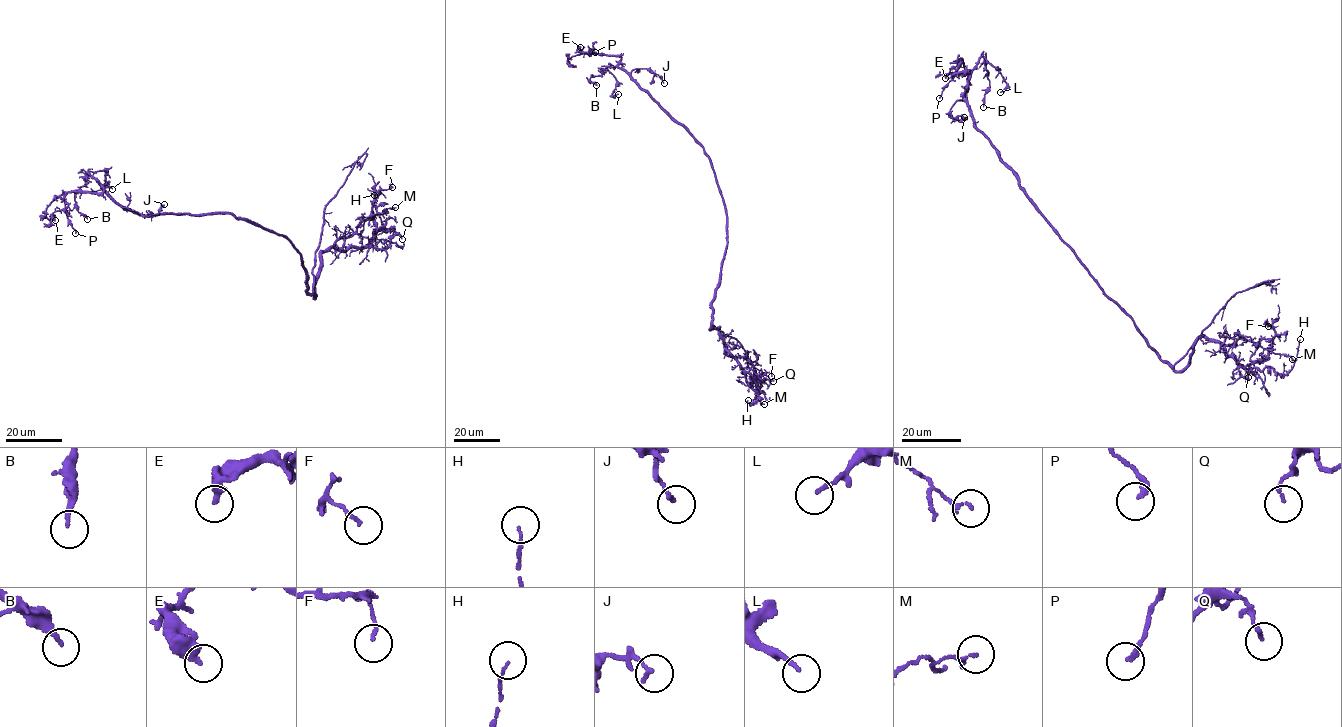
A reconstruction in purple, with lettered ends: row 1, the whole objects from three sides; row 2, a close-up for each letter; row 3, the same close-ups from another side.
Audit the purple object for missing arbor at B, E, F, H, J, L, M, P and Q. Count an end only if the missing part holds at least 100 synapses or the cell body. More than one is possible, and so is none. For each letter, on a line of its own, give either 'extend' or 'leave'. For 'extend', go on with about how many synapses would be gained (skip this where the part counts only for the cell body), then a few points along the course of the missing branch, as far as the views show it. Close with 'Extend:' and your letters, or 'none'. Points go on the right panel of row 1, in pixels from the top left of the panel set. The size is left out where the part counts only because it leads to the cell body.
B: leave
E: leave
F: leave
H: leave
J: leave
L: leave
M: leave
P: leave
Q: leave
Extend: none

